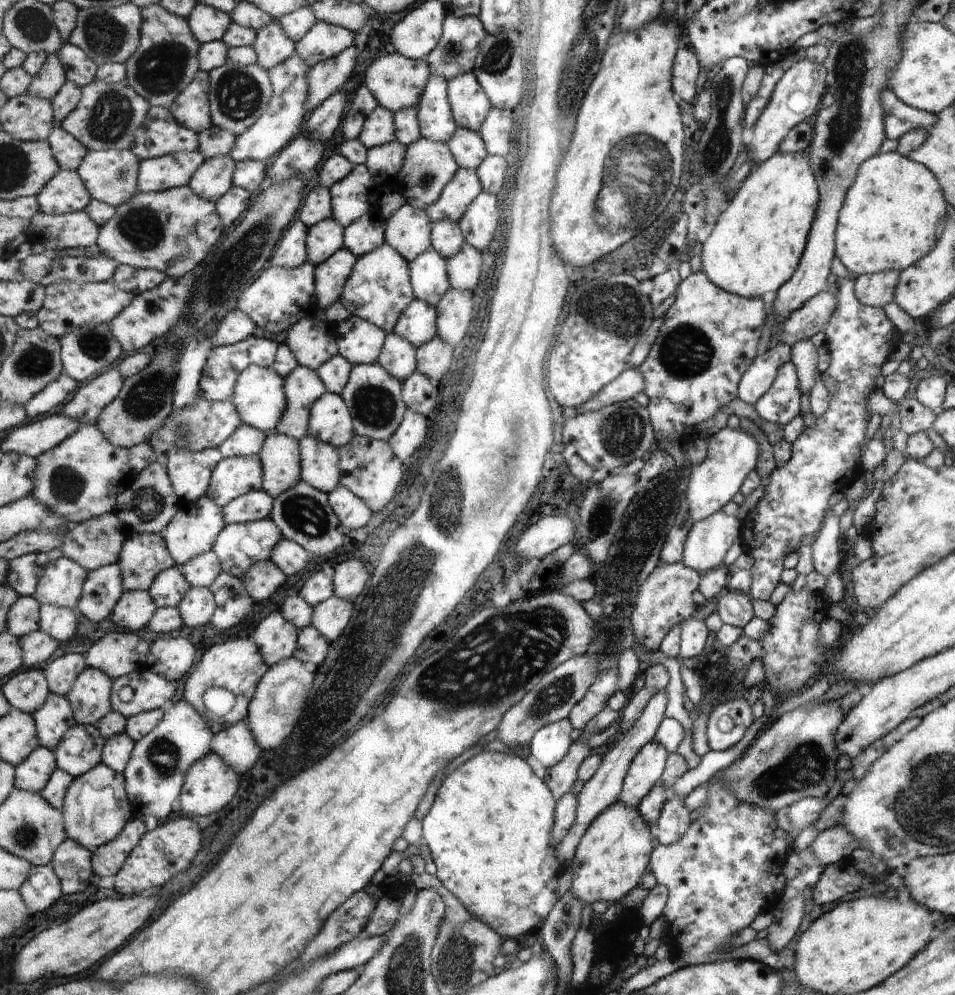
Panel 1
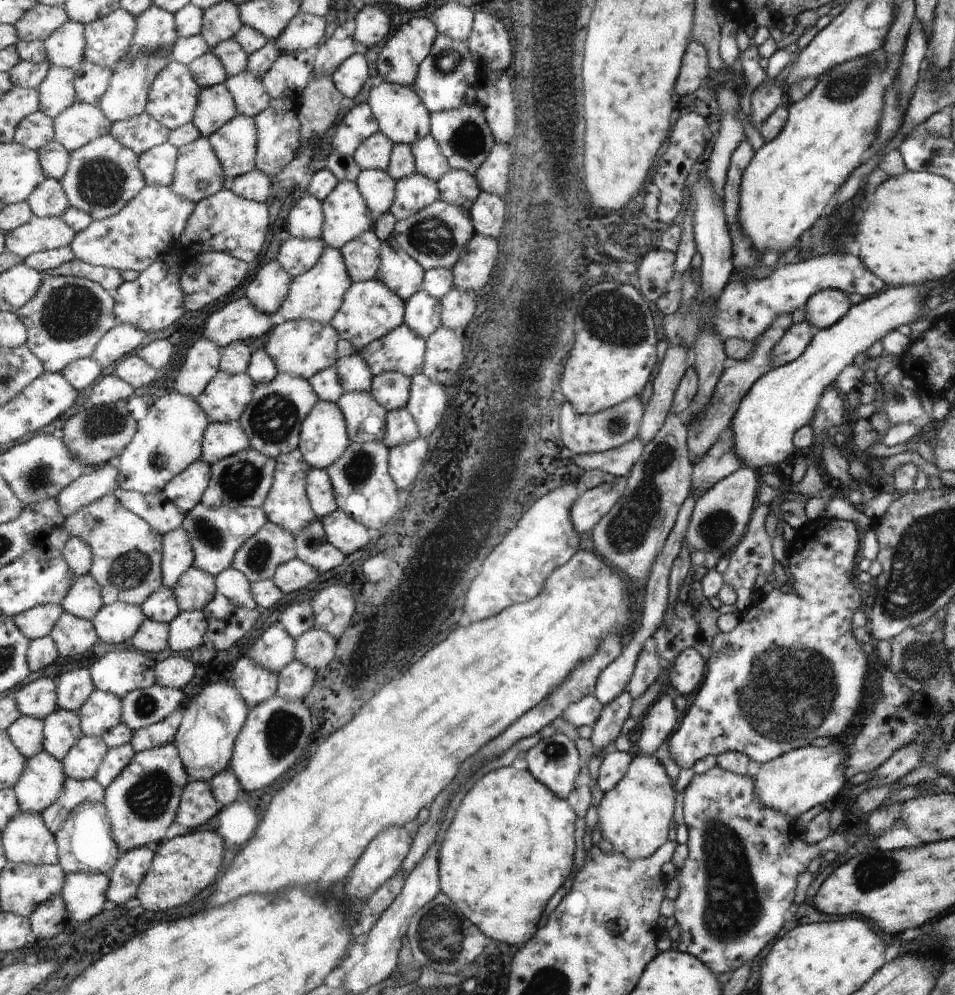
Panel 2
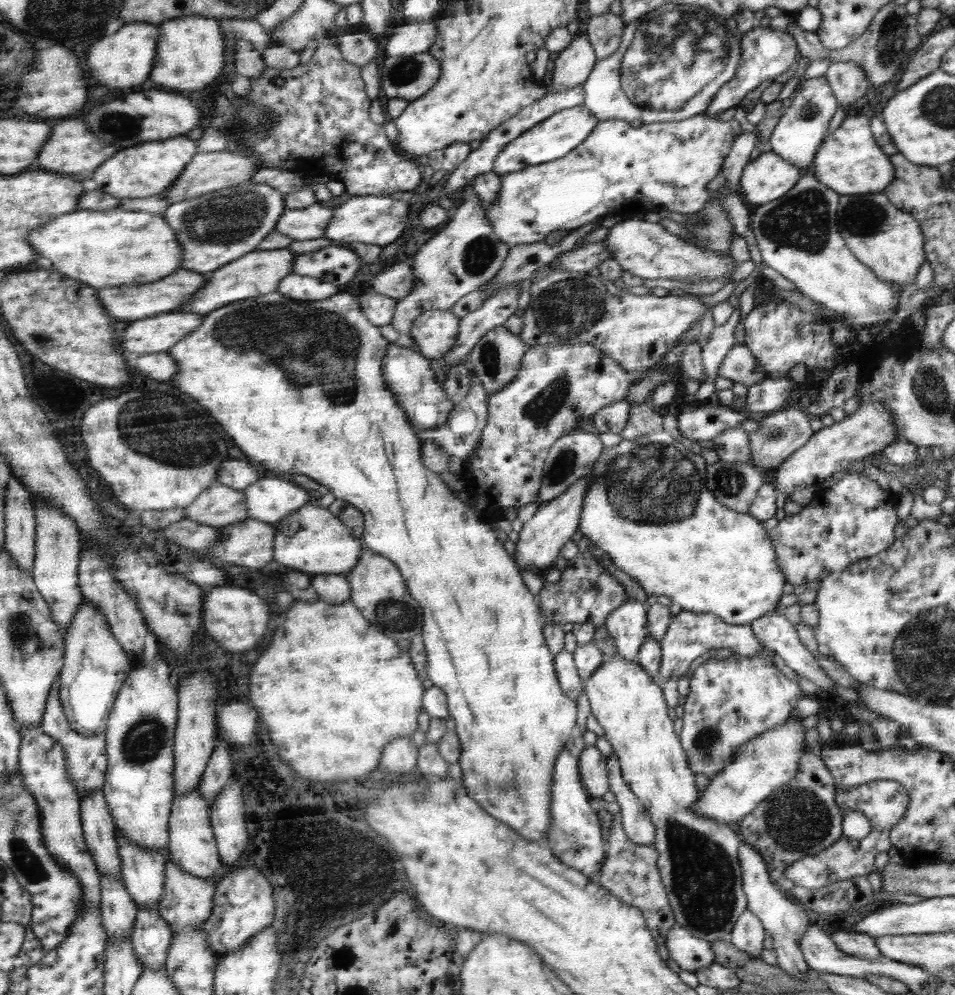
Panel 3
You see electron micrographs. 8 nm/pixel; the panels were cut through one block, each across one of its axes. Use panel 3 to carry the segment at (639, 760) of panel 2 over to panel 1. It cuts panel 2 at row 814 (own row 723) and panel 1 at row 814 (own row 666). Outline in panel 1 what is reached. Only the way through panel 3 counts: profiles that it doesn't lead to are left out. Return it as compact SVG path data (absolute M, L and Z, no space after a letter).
M620 801L608 806L606 811L590 824L590 828L584 832L578 844L570 869L572 872L570 894L582 900L582 906L586 907L586 912L590 911L592 904L597 901L619 903L620 898L636 888L636 882L640 882L640 876L648 868L648 858L651 858L652 848L654 846L652 846L652 834L650 834L648 822L640 816L637 808L630 808Z

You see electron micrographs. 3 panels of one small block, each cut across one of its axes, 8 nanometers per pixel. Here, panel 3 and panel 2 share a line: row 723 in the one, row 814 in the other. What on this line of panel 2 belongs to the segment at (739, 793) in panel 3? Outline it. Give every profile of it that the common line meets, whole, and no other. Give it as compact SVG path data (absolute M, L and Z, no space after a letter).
M844 742L831 743L823 748L810 745L808 748L797 748L794 752L784 753L779 759L759 765L753 773L759 799L768 808L778 810L784 813L784 816L797 820L800 814L804 814L812 806L830 803L842 790L842 786L846 784L844 760L846 760Z

